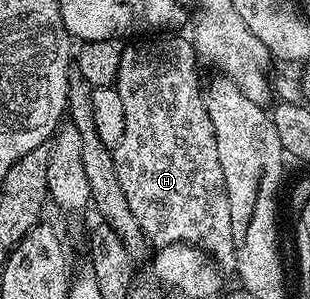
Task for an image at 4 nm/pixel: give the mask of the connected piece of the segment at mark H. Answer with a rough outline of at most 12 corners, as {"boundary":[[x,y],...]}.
{"boundary":[[128,42],[115,174],[148,246],[235,260],[194,42]]}

